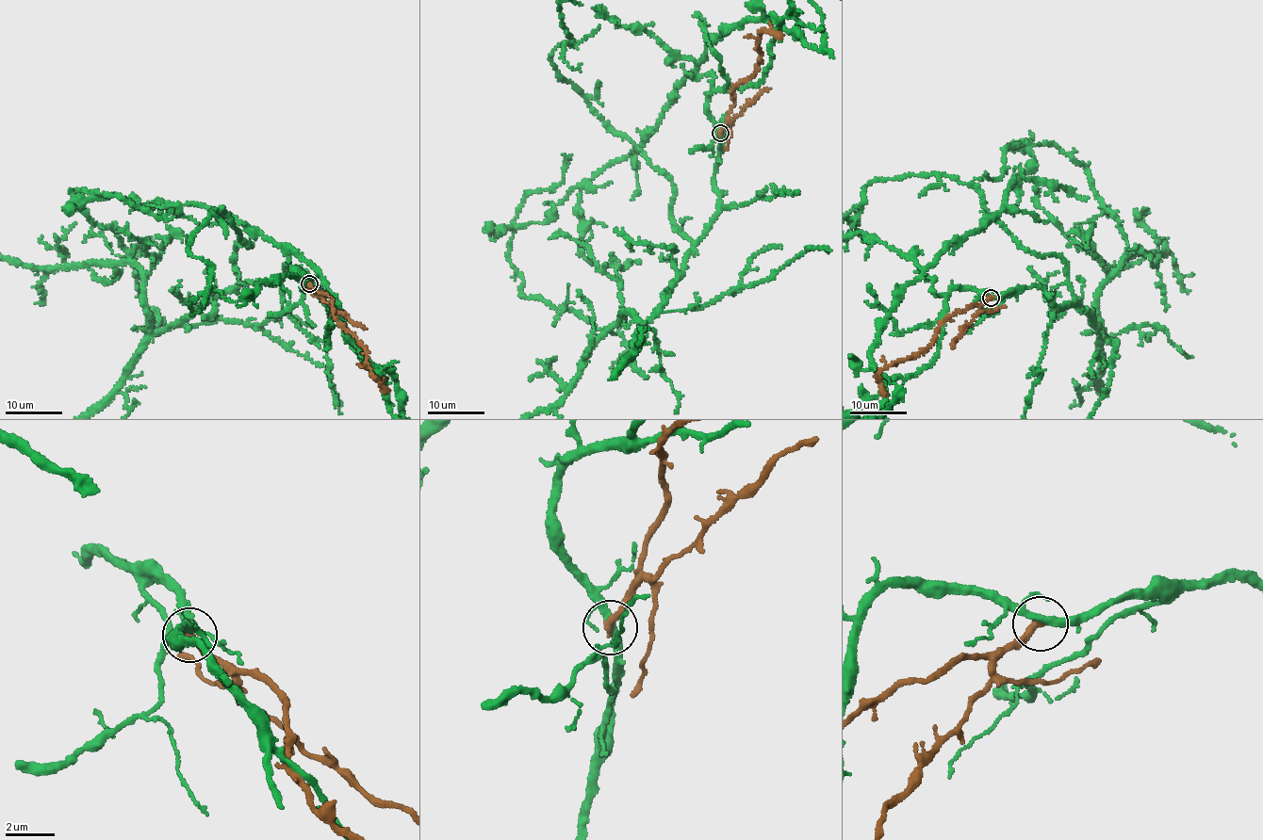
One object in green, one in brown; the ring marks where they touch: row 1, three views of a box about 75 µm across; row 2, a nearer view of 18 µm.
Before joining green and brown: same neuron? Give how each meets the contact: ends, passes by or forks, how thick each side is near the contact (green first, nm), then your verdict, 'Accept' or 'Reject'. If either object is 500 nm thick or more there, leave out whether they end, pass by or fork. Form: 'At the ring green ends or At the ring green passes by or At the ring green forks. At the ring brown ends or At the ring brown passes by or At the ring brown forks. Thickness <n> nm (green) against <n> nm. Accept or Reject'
At the ring green passes by. At the ring brown ends. Thickness 320 nm (green) against 320 nm. Reject

